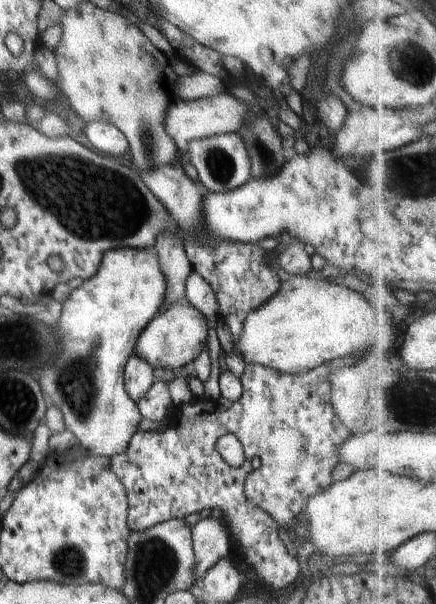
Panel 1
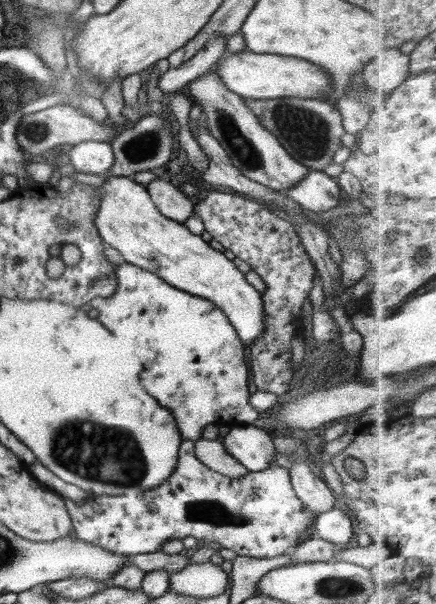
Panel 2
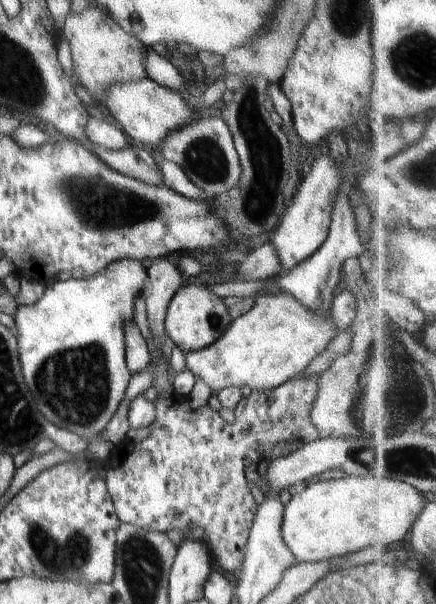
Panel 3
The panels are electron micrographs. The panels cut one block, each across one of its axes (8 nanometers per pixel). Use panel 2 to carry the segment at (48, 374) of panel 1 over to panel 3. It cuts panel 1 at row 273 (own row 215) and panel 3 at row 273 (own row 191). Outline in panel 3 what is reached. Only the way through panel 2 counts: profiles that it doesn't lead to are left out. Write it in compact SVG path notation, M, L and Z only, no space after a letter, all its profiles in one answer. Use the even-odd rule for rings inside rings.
M132 259L116 260L98 274L85 279L69 279L46 285L42 298L31 305L17 305L14 313L18 358L24 382L38 402L42 416L88 442L89 457L98 464L114 451L114 445L100 434L116 414L131 377L125 361L124 326L134 321L134 302L148 284L147 267Z

